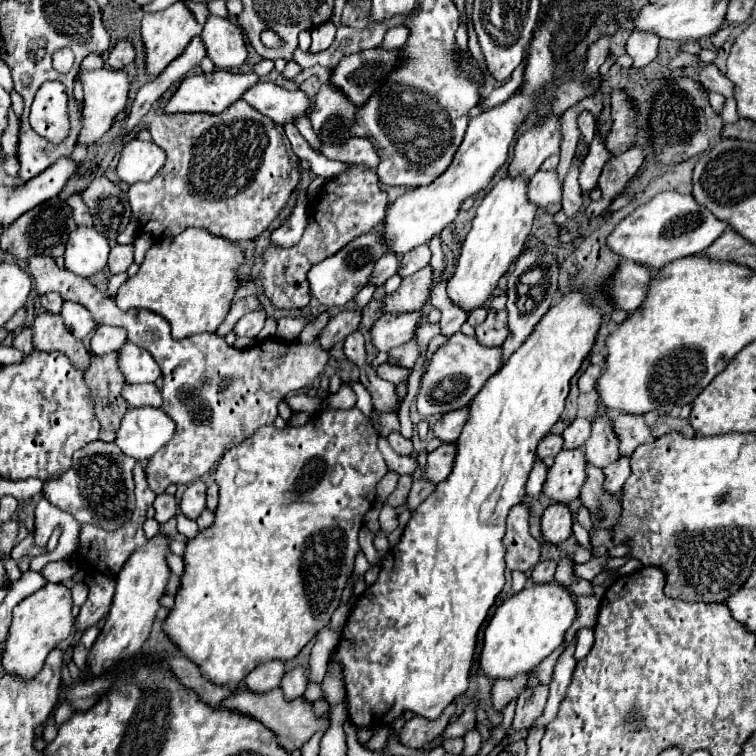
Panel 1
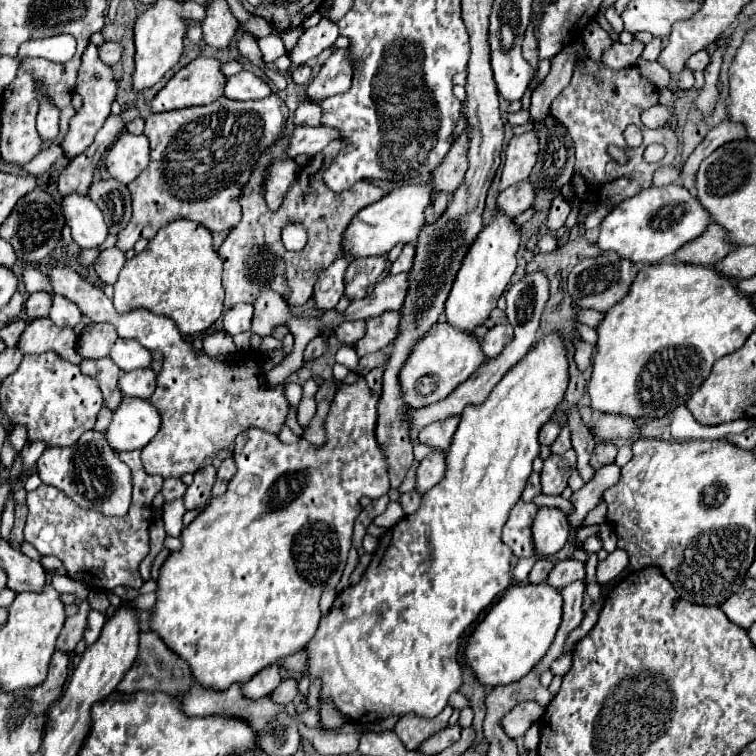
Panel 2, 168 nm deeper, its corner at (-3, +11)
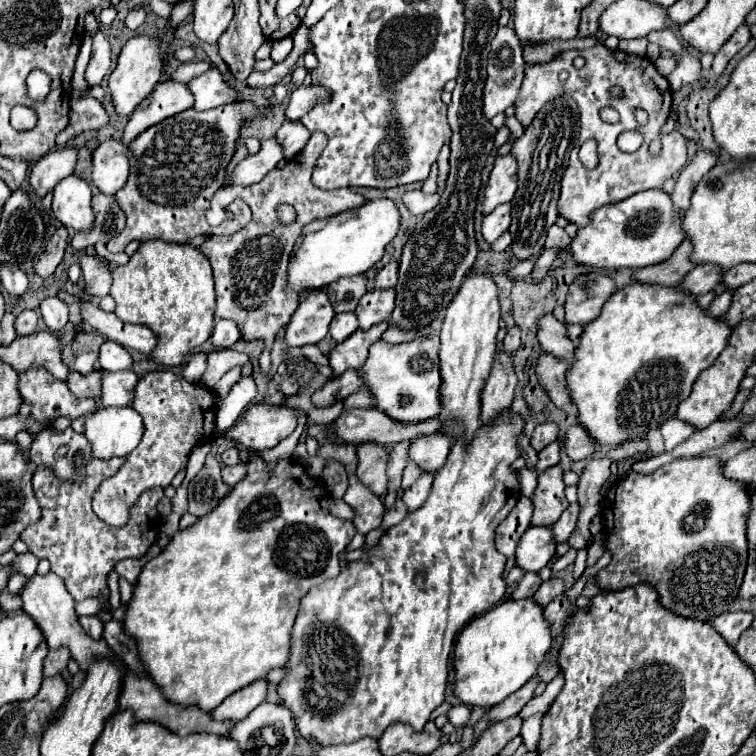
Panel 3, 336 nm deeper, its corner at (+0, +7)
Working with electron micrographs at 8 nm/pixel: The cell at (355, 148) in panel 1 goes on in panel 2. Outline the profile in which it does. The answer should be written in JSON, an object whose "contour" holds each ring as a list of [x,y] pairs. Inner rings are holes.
{"contour":[[[295,127],[287,141],[287,157],[295,159],[297,155],[307,155],[313,157],[315,153],[323,151],[331,141],[339,141],[339,133],[327,127]]]}

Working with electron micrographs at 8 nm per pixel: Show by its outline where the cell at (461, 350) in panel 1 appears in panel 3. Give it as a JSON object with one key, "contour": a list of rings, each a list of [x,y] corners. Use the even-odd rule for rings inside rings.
{"contour":[[[436,333],[420,335],[400,345],[388,345],[384,341],[376,341],[370,347],[368,361],[360,369],[364,383],[370,387],[372,395],[376,397],[376,409],[388,413],[390,417],[402,423],[414,423],[428,417],[436,417],[442,409],[438,347],[440,347],[440,337]]]}

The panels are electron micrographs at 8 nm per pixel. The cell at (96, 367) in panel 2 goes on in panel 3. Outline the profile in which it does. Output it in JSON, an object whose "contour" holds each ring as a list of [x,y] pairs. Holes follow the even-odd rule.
{"contour":[[[96,369],[88,375],[70,371],[68,375],[68,387],[76,397],[92,397],[100,399],[100,381],[102,381],[102,369]]]}

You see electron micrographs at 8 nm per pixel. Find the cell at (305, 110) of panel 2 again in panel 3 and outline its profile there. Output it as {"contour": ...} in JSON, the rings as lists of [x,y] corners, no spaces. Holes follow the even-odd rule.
{"contour":[[[284,121],[284,125],[276,133],[276,139],[284,145],[286,159],[296,157],[296,153],[300,153],[300,149],[304,149],[304,145],[308,143],[308,137],[310,137],[310,131],[296,121]]]}

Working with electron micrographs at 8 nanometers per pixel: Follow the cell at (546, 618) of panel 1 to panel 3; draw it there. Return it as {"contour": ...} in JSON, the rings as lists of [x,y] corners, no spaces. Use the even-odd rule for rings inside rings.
{"contour":[[[506,599],[488,613],[482,613],[480,617],[472,619],[458,635],[456,649],[454,649],[454,669],[456,669],[456,697],[466,705],[476,707],[492,707],[504,701],[508,695],[518,691],[532,675],[536,675],[536,669],[540,667],[540,661],[544,661],[546,651],[550,649],[552,633],[550,625],[544,619],[544,607],[540,607],[534,599]]]}

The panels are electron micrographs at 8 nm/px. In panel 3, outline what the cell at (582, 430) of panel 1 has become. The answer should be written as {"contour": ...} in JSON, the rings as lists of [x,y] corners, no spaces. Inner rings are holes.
{"contour":[[[554,441],[548,447],[544,447],[538,453],[538,465],[536,465],[536,469],[538,469],[538,473],[542,473],[544,469],[548,469],[548,467],[552,467],[556,463],[560,463],[560,443],[558,441]]]}

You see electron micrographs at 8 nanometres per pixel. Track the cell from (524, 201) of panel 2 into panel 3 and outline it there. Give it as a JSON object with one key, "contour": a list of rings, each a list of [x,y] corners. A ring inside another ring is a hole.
{"contour":[[[504,203],[484,217],[482,235],[488,243],[494,243],[510,227],[510,213],[512,213],[512,205]]]}

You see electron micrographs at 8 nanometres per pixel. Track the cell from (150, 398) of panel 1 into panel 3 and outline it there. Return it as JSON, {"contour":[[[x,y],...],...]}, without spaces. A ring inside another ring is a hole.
{"contour":[[[134,371],[106,373],[102,379],[102,405],[104,407],[126,407],[132,403],[138,375]]]}

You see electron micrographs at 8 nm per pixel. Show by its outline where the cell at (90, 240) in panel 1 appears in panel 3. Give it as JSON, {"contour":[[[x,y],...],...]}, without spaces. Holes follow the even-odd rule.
{"contour":[[[70,175],[54,187],[52,213],[72,233],[90,231],[94,225],[90,197],[92,191],[88,183],[76,175]]]}

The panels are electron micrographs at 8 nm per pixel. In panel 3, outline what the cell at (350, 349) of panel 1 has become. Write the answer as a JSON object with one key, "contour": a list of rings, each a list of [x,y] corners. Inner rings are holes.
{"contour":[[[338,313],[334,315],[332,319],[332,325],[330,325],[330,335],[336,343],[348,339],[358,327],[358,319],[354,313]]]}

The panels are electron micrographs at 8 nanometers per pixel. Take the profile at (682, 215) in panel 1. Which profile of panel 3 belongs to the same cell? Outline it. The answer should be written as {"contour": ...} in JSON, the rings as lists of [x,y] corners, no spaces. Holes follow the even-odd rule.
{"contour":[[[640,191],[620,203],[604,205],[592,221],[572,239],[572,257],[576,263],[594,265],[600,269],[636,269],[666,261],[674,249],[684,241],[682,217],[676,215],[674,203],[664,191]]]}

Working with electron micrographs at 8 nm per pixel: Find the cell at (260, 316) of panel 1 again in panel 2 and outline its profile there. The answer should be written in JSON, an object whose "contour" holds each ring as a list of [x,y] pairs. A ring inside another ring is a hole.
{"contour":[[[235,305],[231,309],[225,311],[223,315],[223,329],[233,337],[237,333],[243,333],[251,327],[251,319],[253,319],[253,305]]]}

